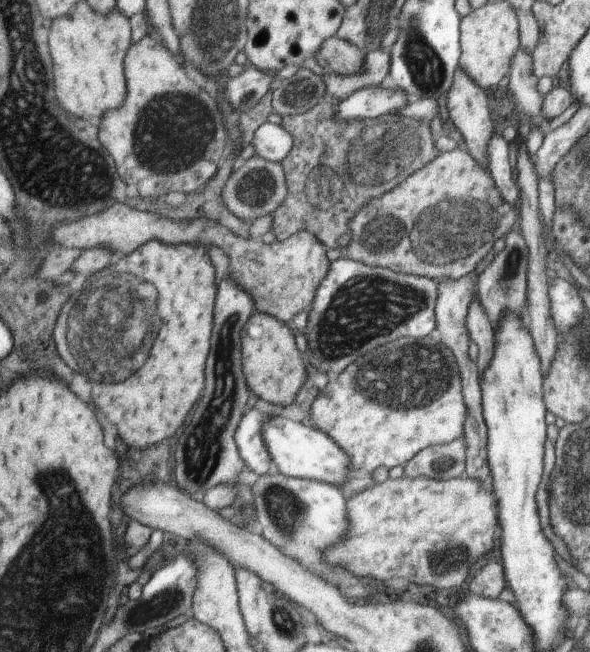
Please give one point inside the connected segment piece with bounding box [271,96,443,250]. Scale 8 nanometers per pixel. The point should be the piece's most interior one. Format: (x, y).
(335, 169)

